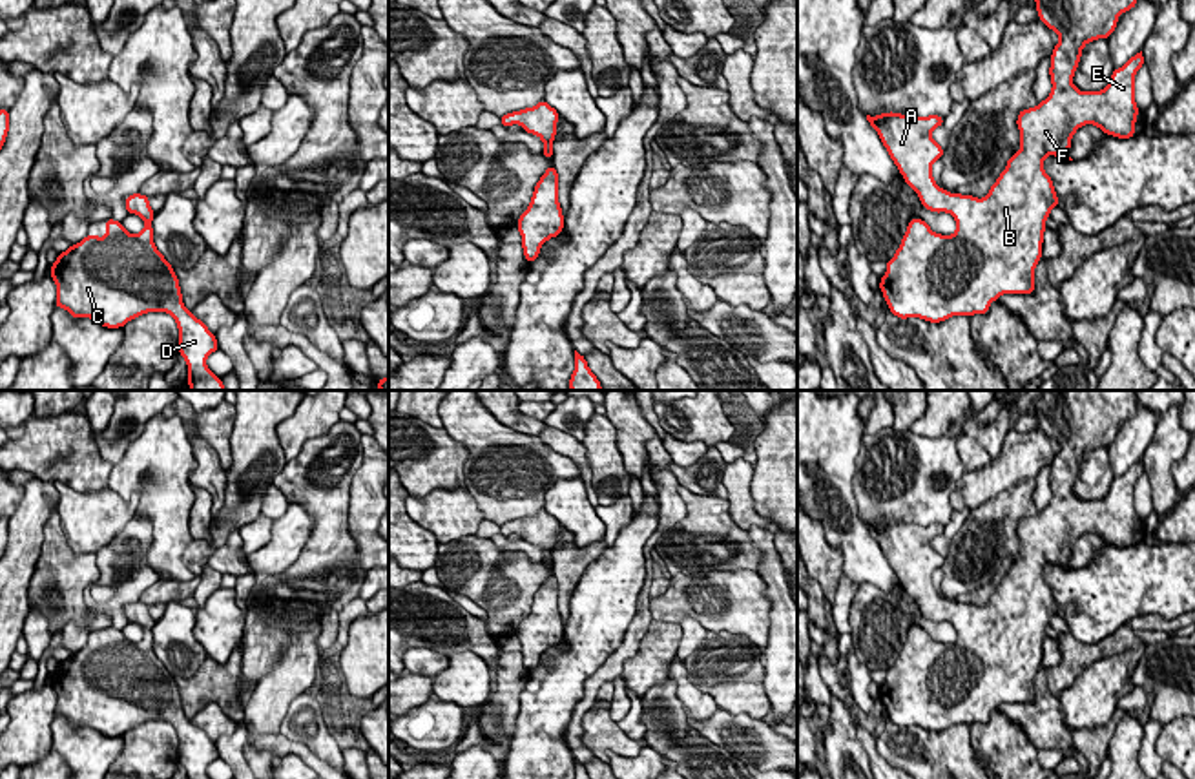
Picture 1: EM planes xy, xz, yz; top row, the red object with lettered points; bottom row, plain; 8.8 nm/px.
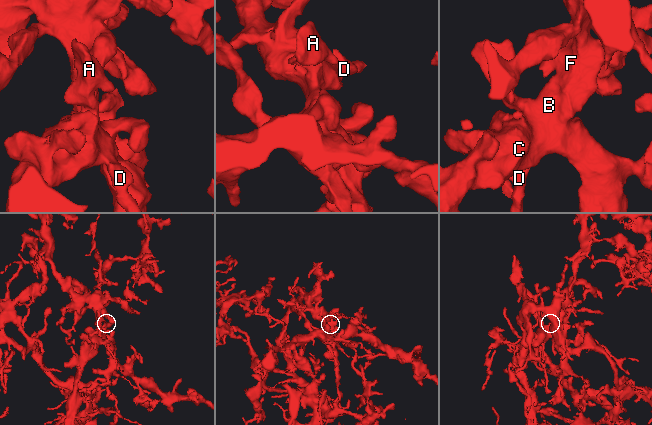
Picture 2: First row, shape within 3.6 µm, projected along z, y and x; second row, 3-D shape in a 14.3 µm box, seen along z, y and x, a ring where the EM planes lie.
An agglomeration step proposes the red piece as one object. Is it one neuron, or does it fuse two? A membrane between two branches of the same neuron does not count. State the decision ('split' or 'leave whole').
leave whole

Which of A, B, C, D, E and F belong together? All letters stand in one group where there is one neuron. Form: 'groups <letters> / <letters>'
groups A B C D E F

